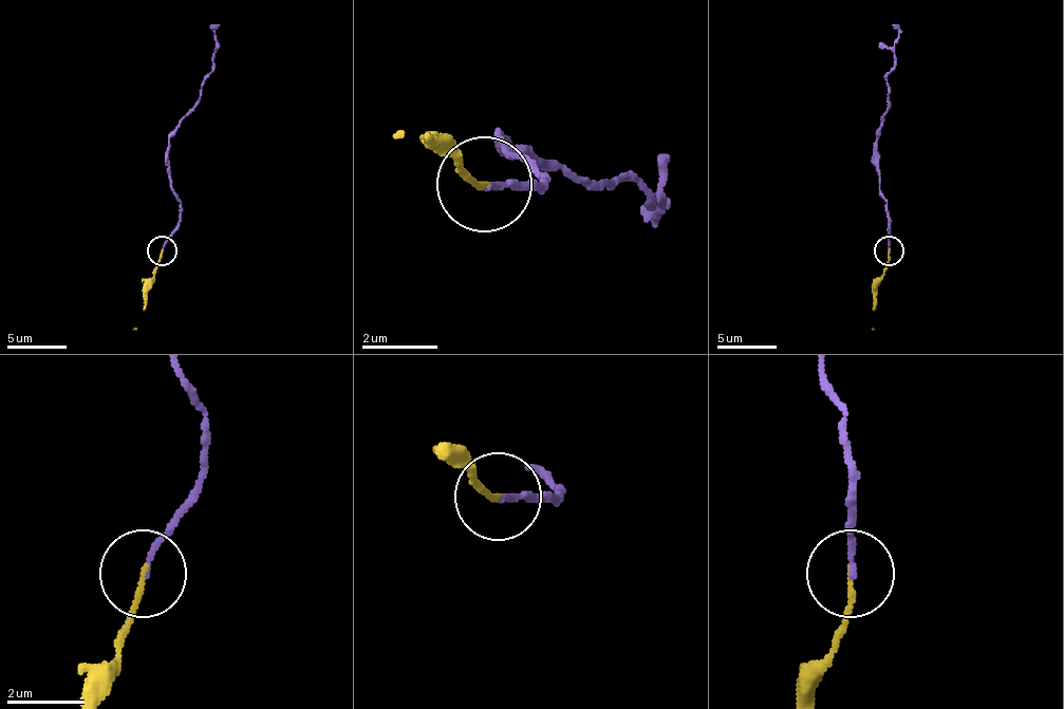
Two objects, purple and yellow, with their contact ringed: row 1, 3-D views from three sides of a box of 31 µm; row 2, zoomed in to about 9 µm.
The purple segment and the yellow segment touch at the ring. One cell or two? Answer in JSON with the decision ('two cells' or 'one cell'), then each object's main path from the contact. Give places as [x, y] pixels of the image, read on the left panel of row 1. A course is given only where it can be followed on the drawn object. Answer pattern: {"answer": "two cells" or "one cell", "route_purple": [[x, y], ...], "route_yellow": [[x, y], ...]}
{"answer": "one cell", "route_purple": [[162, 250], [180, 221], [180, 200], [168, 167], [168, 135], [201, 96], [206, 76], [212, 70], [218, 25]], "route_yellow": [[162, 250], [144, 310], [132, 330]]}

